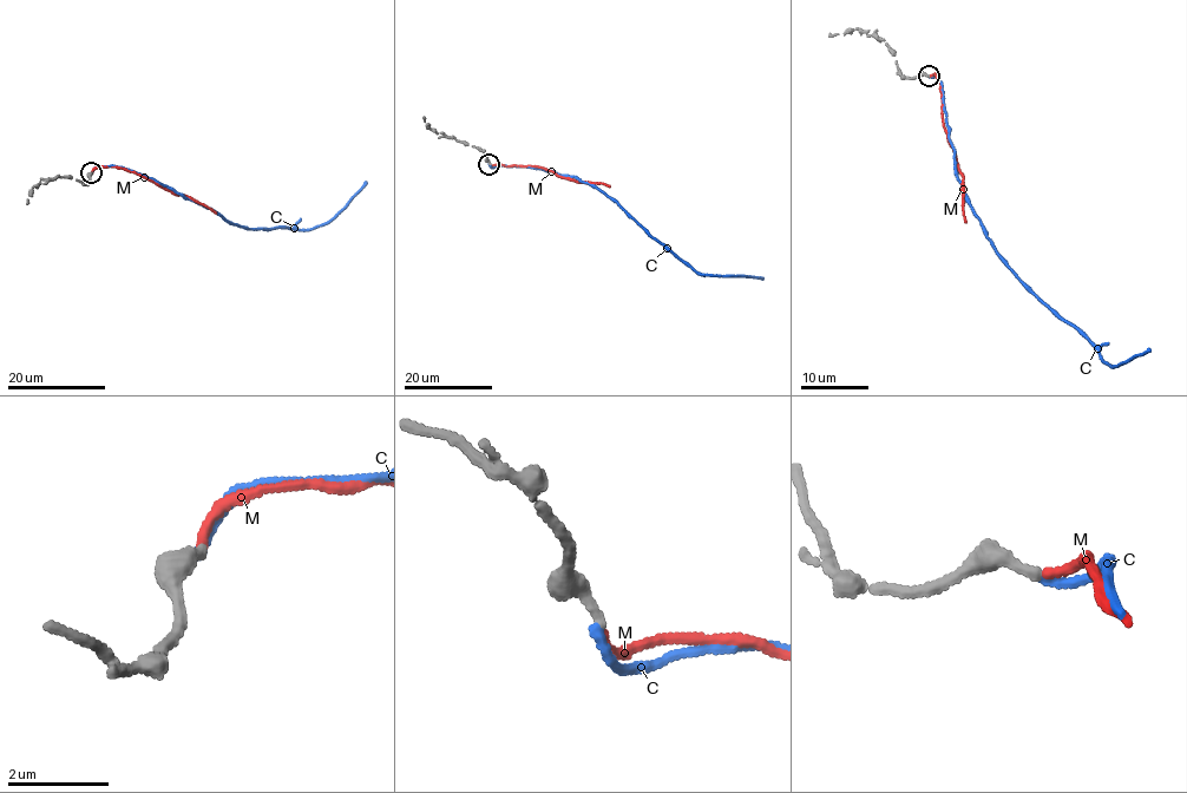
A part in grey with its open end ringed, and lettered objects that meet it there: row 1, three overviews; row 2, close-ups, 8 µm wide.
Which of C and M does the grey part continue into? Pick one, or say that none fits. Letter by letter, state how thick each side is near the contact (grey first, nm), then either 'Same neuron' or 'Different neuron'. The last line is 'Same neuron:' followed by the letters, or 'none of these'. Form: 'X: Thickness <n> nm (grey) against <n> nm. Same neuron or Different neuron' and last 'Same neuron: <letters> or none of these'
C: Thickness 280 nm (grey) against 170 nm. Different neuron
M: Thickness 240 nm (grey) against 180 nm. Same neuron
Same neuron: M

